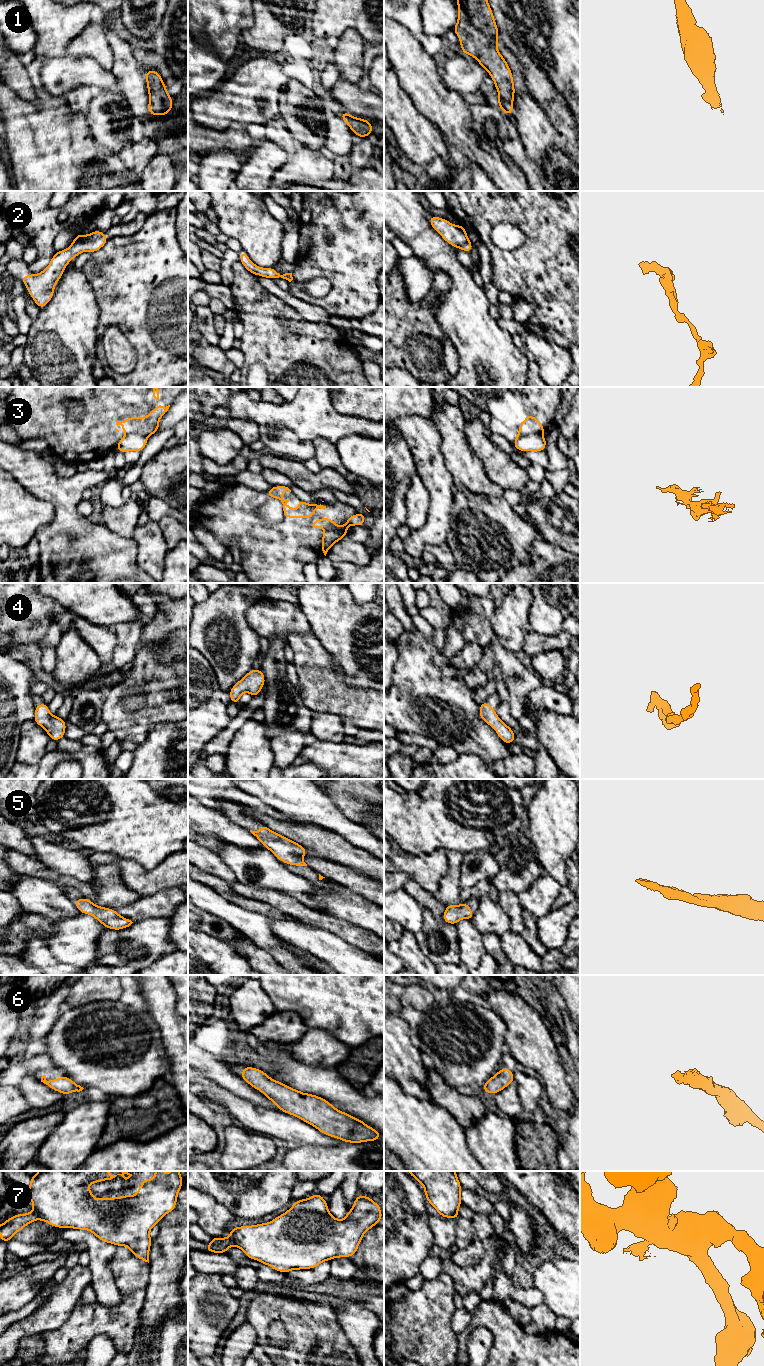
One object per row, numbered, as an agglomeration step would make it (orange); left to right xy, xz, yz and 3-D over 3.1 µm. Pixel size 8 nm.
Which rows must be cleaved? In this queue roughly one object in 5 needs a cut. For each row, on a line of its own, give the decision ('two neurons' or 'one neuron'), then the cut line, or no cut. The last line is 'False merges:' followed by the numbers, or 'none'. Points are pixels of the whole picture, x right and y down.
1: one neuron; cut none
2: one neuron; cut none
3: two neurons; cut yz (541, 432), (526, 434), (516, 439)
4: one neuron; cut none
5: one neuron; cut none
6: one neuron; cut none
7: two neurons; cut xz (229, 1237), (236, 1245)
False merges: 3, 7

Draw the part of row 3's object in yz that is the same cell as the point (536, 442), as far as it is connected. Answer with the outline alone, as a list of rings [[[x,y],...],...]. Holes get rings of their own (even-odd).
[[[534,433],[532,435],[525,435],[515,440],[512,443],[513,447],[517,448],[522,452],[539,452],[545,451],[546,439],[542,433]]]

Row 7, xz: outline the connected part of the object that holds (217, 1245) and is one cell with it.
[[[213,1237],[211,1242],[207,1244],[205,1251],[228,1254],[226,1250],[229,1246],[231,1248],[236,1246],[236,1243],[231,1238]]]

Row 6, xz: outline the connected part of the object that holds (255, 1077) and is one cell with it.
[[[244,1066],[240,1075],[245,1082],[262,1092],[267,1099],[271,1100],[279,1110],[301,1119],[330,1137],[335,1137],[348,1143],[363,1143],[366,1141],[378,1141],[382,1135],[362,1120],[336,1109],[322,1097],[295,1090],[282,1082],[271,1079],[260,1069]]]

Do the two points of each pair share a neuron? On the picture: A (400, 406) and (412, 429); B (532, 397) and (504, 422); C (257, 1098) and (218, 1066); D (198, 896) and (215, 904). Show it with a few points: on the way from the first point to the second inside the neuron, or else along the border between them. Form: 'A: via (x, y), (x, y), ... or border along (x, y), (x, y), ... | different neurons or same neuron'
A: border along (427, 418), (401, 416), (394, 421) | different neurons
B: via (525, 402), (511, 415) | same neuron
C: via (247, 1091), (240, 1088), (228, 1076) | same neuron
D: via (202, 896), (211, 901) | same neuron

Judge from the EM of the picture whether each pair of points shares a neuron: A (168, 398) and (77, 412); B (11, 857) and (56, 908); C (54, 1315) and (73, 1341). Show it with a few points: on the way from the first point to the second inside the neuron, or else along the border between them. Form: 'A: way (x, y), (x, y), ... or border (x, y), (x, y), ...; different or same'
A: border (63, 401), (68, 416), (73, 420), (83, 417); different
B: border (21, 874), (51, 881); different
C: border (75, 1305), (72, 1312), (56, 1328), (42, 1333); different

